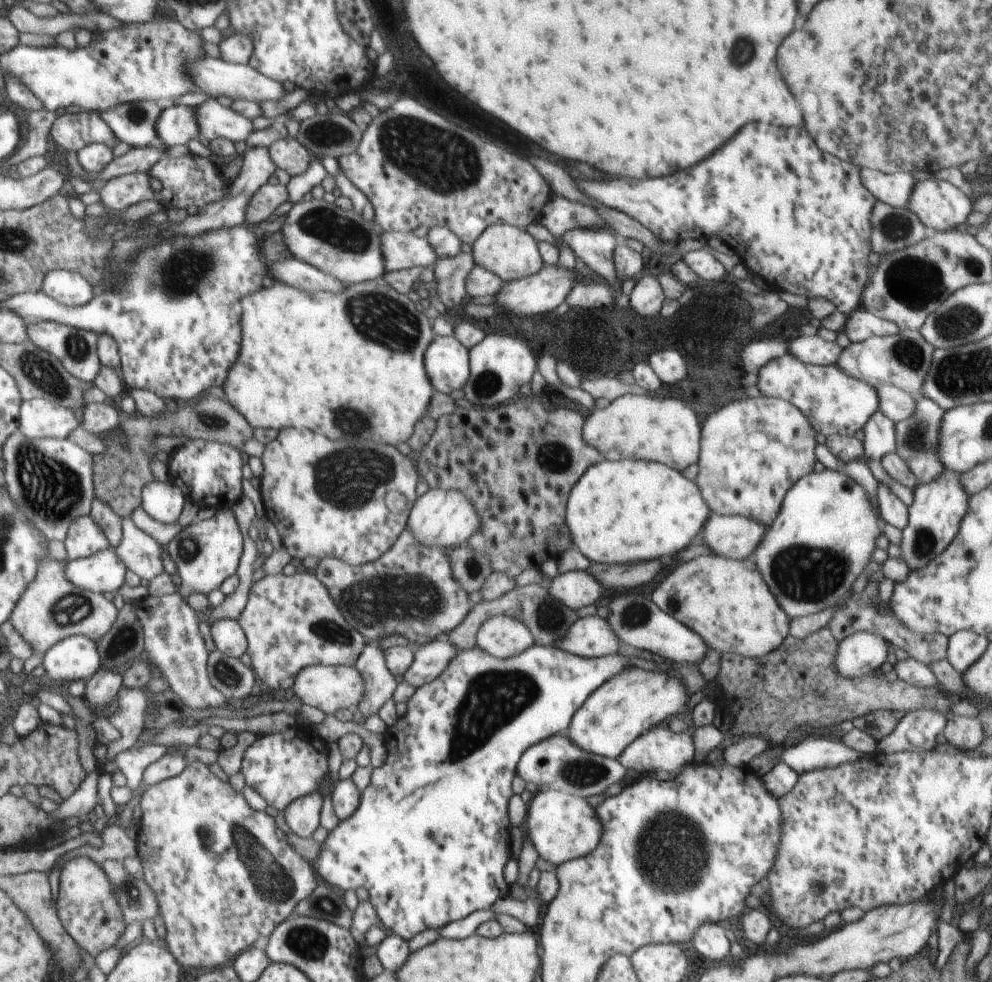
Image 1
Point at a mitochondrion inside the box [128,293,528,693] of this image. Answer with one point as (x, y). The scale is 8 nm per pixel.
(372, 601)

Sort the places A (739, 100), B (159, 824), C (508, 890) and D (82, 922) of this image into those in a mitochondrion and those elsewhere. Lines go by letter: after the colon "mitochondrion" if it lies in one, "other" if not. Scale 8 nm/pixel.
A: other
B: other
C: other
D: other

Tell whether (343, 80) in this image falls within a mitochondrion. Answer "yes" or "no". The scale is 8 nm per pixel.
no

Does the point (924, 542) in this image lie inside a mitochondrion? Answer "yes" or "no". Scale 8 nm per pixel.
yes

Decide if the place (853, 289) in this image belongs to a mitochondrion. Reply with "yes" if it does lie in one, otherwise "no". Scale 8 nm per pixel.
no

